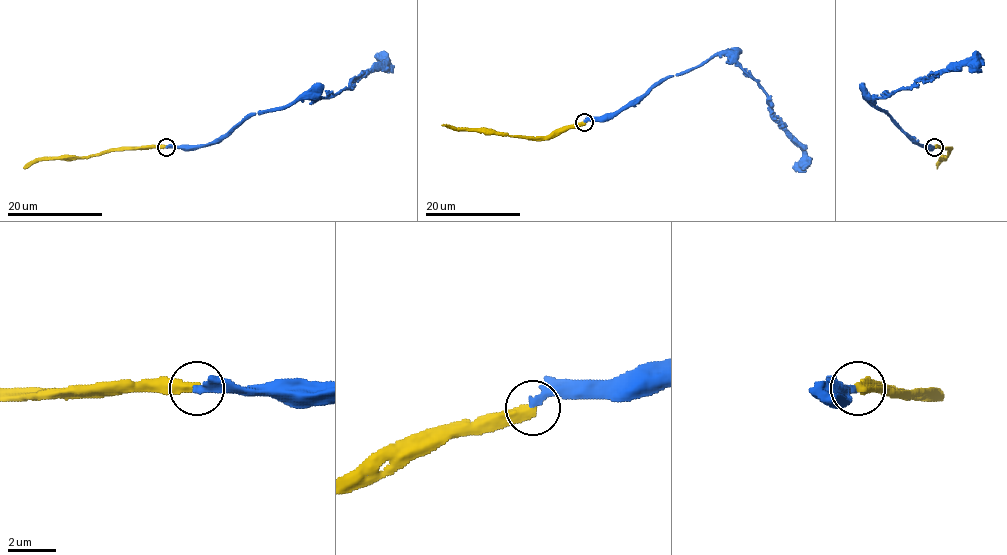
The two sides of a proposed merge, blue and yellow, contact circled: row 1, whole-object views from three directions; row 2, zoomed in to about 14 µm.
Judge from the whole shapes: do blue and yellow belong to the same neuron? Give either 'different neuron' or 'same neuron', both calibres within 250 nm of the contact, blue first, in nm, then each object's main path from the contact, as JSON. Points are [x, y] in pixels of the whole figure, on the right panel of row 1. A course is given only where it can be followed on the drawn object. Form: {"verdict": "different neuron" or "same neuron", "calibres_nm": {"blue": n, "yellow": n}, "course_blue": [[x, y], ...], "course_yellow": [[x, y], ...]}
{"verdict": "different neuron", "calibres_nm": {"blue": 320, "yellow": 440}, "course_blue": [[934, 146], [916, 143], [888, 113], [866, 98], [889, 96], [895, 90], [911, 87], [961, 63], [983, 58]], "course_yellow": [[934, 146], [949, 150], [936, 168]]}

